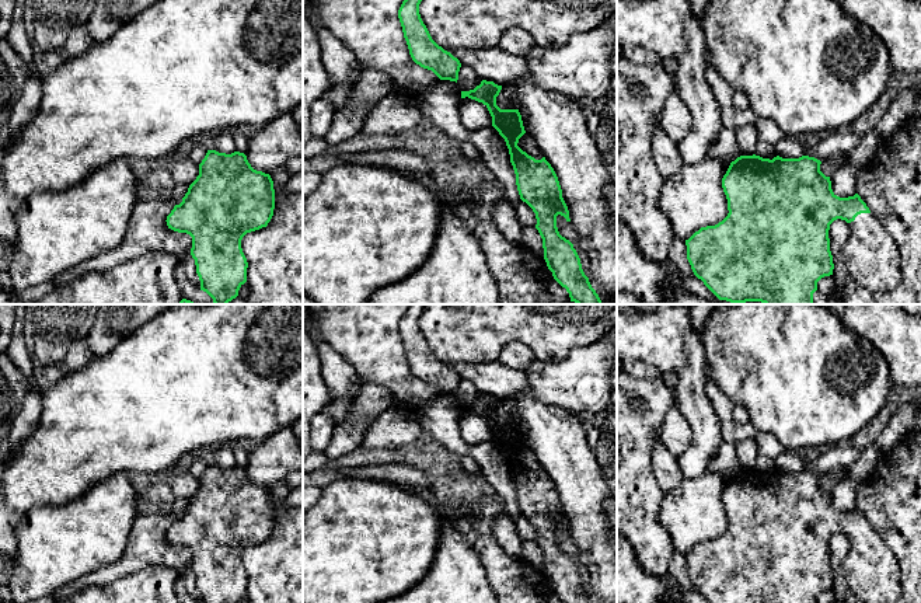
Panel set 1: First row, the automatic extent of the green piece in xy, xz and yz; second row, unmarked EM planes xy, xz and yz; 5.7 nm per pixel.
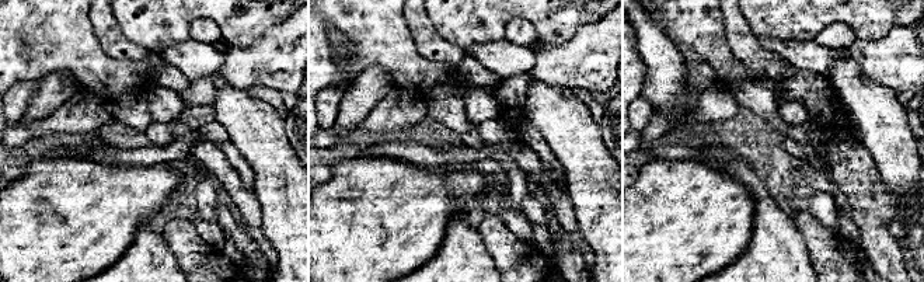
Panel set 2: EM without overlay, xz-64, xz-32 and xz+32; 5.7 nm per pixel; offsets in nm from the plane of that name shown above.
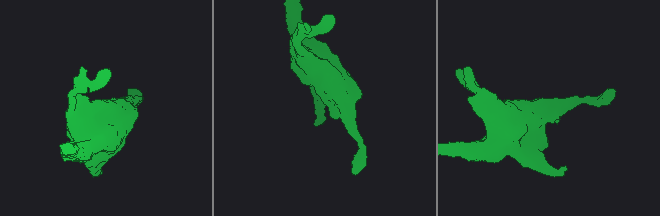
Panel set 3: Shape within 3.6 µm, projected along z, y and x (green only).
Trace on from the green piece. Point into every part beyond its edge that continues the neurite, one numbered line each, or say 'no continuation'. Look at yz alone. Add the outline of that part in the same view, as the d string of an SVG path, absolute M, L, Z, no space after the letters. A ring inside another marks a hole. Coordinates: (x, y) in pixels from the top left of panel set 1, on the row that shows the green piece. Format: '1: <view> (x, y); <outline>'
1: yz (871, 255); M861 213L850 223L842 258L851 276L866 289L892 290L900 283L897 245L872 213Z

